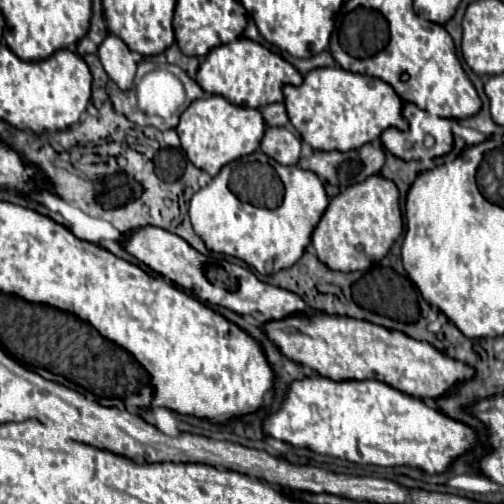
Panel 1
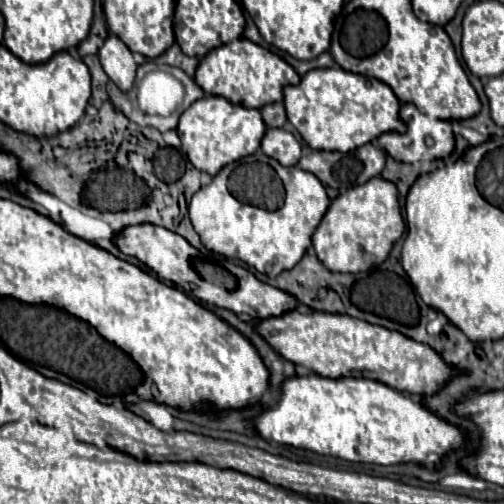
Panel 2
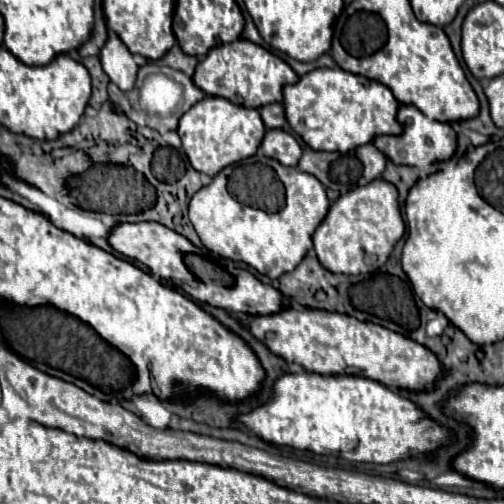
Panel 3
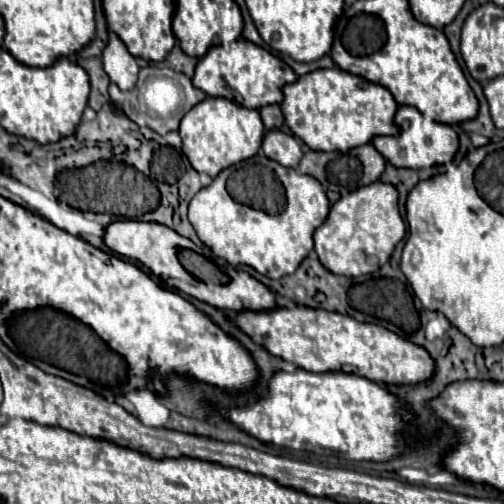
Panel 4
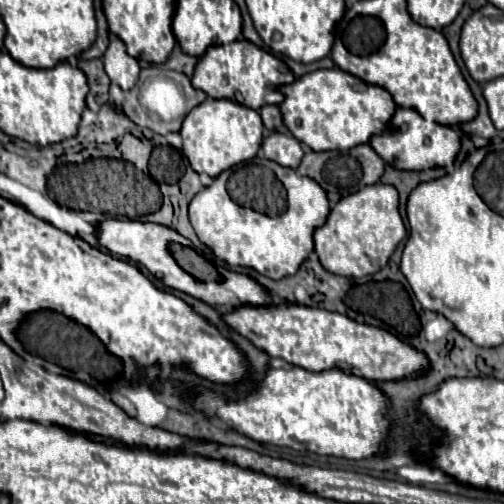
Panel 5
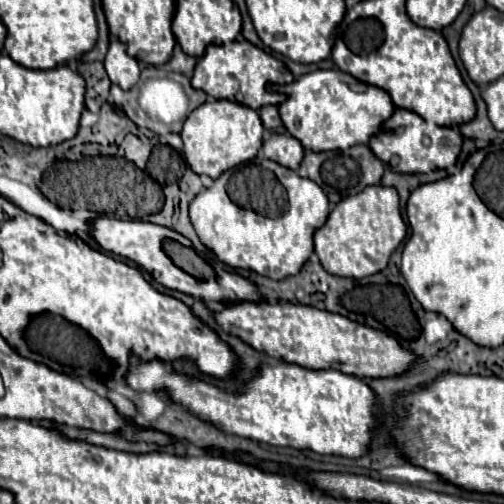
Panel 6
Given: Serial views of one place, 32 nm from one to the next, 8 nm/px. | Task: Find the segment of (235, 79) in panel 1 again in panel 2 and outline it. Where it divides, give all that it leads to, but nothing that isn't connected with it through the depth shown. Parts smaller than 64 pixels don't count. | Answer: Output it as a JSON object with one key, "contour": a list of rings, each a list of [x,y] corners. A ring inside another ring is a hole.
{"contour":[[[238,38],[230,44],[222,44],[214,48],[200,60],[194,82],[206,94],[222,96],[232,104],[240,104],[244,108],[262,108],[272,102],[282,102],[282,88],[286,84],[298,84],[300,76],[294,72],[290,64],[286,64],[274,52],[246,38]]]}

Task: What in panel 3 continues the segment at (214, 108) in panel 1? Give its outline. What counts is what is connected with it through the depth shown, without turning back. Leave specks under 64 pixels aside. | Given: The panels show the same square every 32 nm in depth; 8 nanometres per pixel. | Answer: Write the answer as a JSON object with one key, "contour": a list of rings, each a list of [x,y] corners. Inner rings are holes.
{"contour":[[[206,96],[180,118],[178,134],[182,138],[182,150],[188,156],[190,164],[198,172],[216,176],[222,168],[256,154],[264,136],[264,122],[258,110],[232,104],[226,98]]]}

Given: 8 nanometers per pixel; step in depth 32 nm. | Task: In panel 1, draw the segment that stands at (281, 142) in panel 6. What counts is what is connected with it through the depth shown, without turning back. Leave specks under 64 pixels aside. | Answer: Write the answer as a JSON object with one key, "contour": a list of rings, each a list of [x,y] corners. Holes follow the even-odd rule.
{"contour":[[[266,128],[262,152],[284,166],[292,166],[300,160],[300,140],[286,128]]]}

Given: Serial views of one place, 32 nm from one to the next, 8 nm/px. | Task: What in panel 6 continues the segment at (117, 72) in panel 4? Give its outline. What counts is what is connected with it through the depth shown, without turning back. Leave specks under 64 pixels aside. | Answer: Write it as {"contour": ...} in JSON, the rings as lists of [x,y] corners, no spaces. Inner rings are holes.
{"contour":[[[114,36],[110,38],[110,48],[104,66],[112,84],[118,84],[122,90],[130,90],[140,78],[138,62],[126,52],[124,44],[120,44],[120,40],[116,40]]]}

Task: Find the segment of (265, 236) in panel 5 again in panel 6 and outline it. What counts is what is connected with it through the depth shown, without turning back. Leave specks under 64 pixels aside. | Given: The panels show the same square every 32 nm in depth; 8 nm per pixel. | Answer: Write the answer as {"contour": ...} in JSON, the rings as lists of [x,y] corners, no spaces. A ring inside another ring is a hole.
{"contour":[[[260,160],[260,164],[272,170],[288,192],[288,212],[284,216],[266,218],[256,212],[248,212],[248,210],[244,212],[240,206],[230,202],[226,194],[226,185],[235,172],[233,168],[221,174],[218,180],[214,180],[212,188],[202,190],[192,200],[190,218],[192,218],[192,224],[196,228],[200,242],[208,250],[212,250],[218,256],[218,260],[224,262],[226,266],[252,270],[272,280],[284,280],[300,272],[302,264],[314,252],[312,236],[318,228],[324,226],[330,214],[330,206],[328,206],[326,194],[314,180],[302,178],[298,176],[298,172],[284,168],[272,160]]]}

